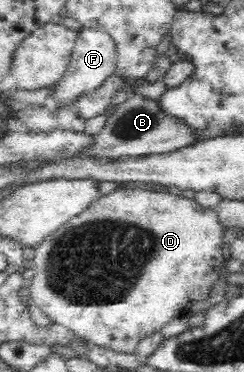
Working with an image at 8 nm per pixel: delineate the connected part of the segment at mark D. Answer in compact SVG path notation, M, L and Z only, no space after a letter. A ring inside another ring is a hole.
M159 187L121 188L101 195L95 202L91 202L87 209L75 214L69 221L59 226L51 235L48 235L35 248L33 258L34 276L30 279L31 298L52 322L71 330L75 336L93 345L107 347L118 353L136 353L137 343L151 335L154 331L161 330L167 323L185 313L197 302L207 300L209 293L220 278L220 273L225 270L225 258L222 249L223 229L216 213L212 209L203 208L194 199L177 196Z

